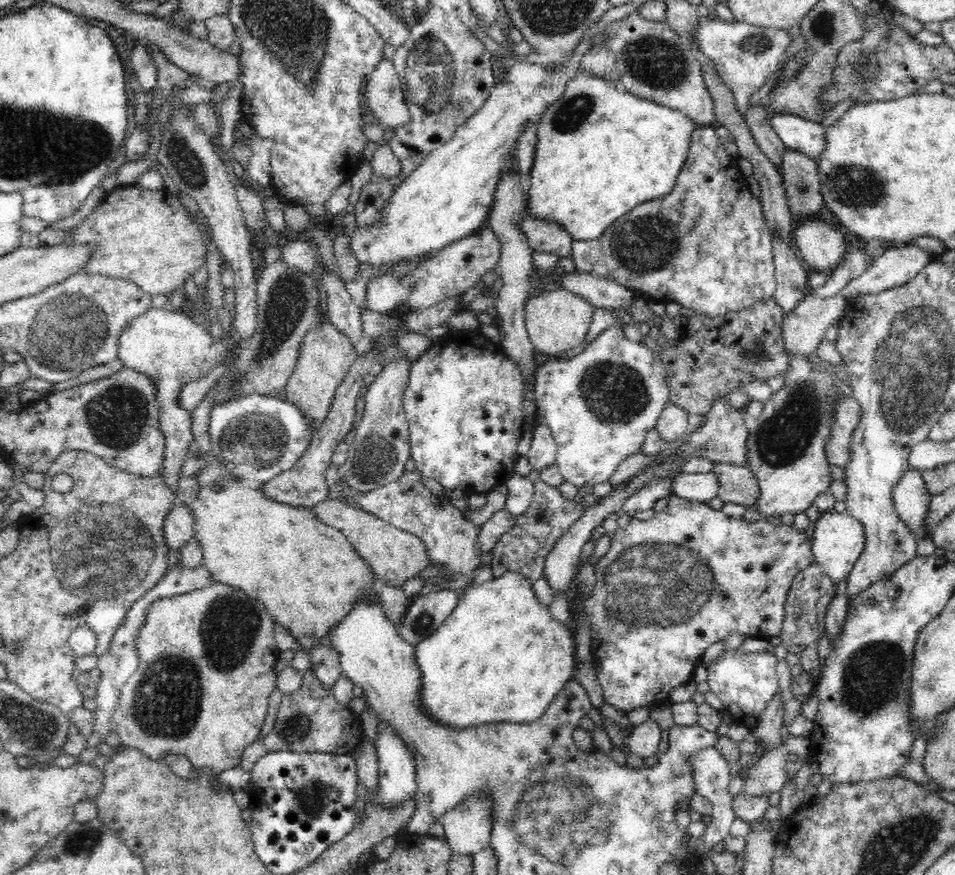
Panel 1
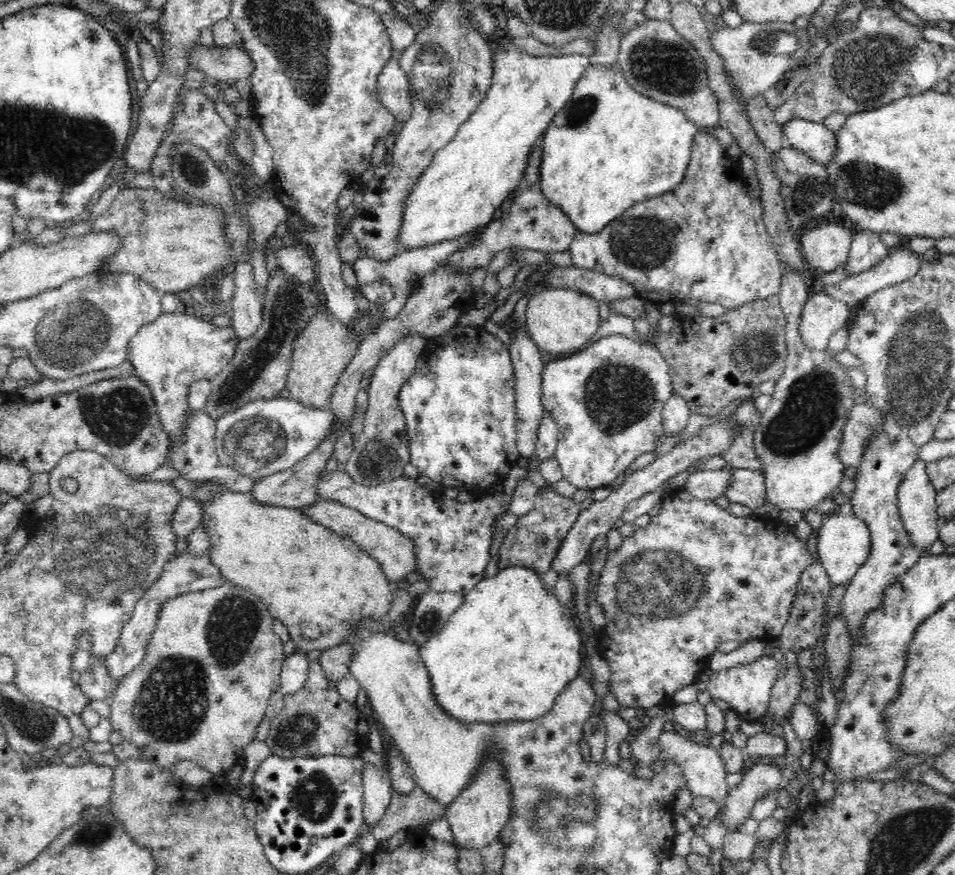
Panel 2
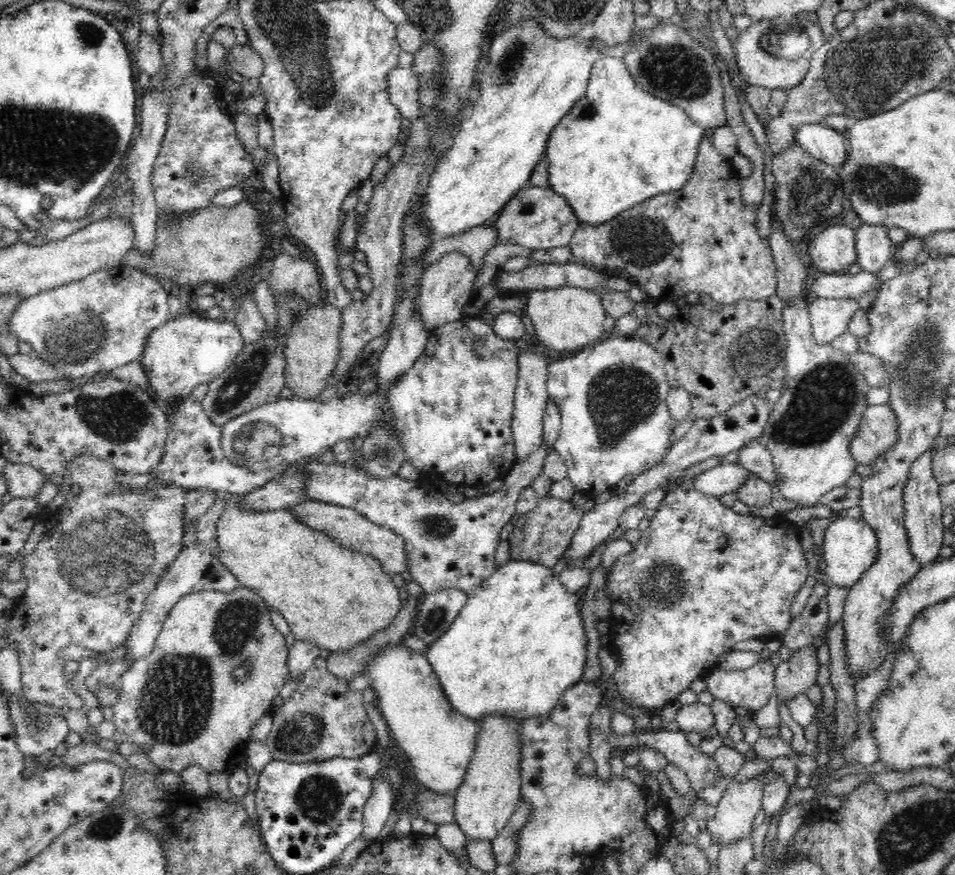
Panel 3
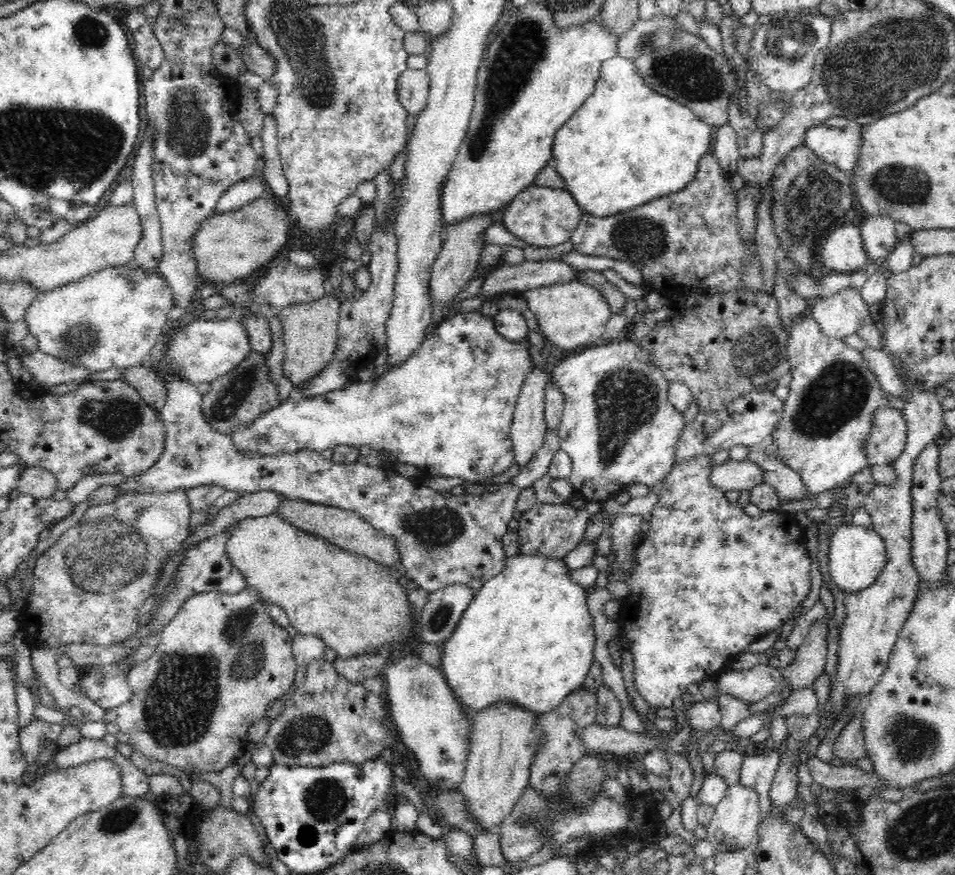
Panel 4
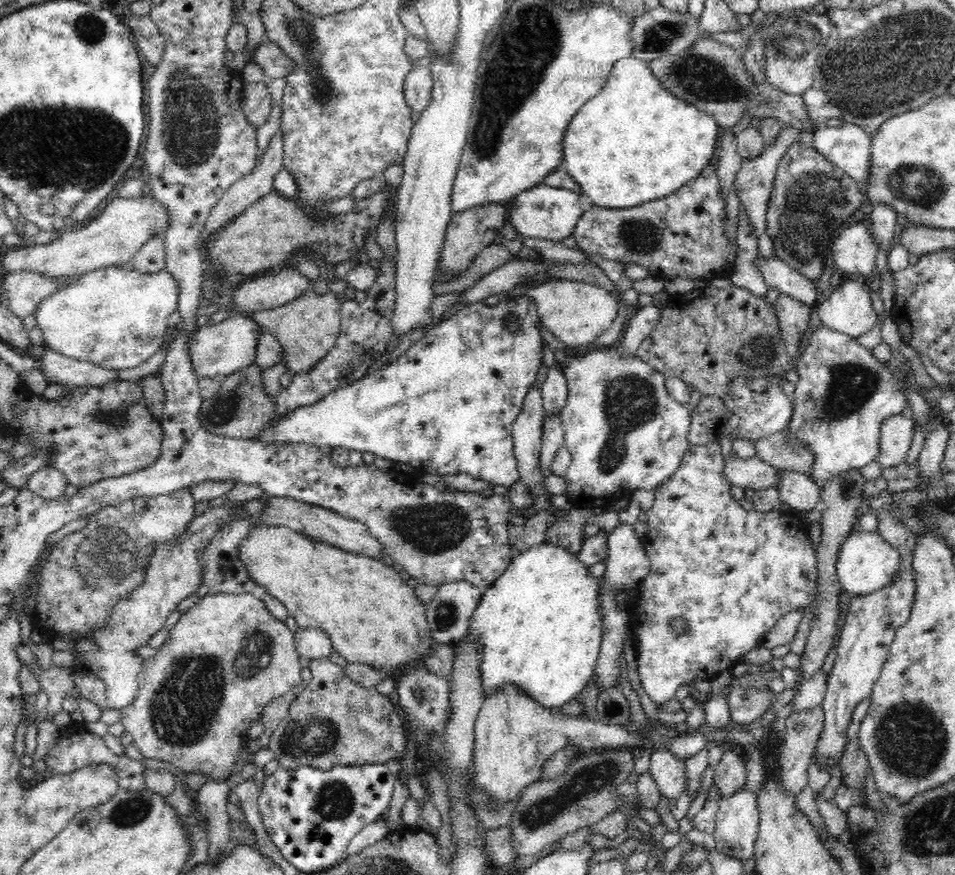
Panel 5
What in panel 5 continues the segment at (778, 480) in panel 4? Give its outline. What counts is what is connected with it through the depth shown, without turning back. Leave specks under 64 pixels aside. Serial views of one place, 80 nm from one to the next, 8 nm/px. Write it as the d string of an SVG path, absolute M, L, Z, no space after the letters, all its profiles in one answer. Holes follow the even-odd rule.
M779 470L777 491L784 503L796 513L803 514L822 503L822 487L809 478L808 474Z

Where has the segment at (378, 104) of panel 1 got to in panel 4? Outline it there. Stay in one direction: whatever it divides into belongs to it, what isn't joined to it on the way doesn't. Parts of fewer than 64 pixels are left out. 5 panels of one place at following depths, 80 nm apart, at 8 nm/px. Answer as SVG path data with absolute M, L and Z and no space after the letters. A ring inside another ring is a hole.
M406 69L398 77L398 100L408 114L418 116L426 108L430 81L427 69Z

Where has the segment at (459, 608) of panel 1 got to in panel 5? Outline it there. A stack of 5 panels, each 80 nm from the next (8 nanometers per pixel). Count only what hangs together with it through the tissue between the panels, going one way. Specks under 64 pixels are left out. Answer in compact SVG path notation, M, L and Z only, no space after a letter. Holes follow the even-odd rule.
M544 541L542 544L533 546L522 553L514 553L504 574L501 574L492 584L484 588L482 598L471 614L467 633L457 645L464 644L466 640L475 640L481 646L482 660L480 660L480 673L482 673L482 689L486 693L486 698L490 697L501 687L510 685L518 687L520 691L524 691L528 697L534 699L534 701L538 702L538 705L542 705L546 709L560 708L572 699L577 699L578 695L595 674L603 639L602 615L600 615L600 606L597 605L597 598L602 594L602 588L600 588L602 581L601 578L590 577L588 575L588 568L590 566L580 563L575 556L576 552L568 552L558 544Z

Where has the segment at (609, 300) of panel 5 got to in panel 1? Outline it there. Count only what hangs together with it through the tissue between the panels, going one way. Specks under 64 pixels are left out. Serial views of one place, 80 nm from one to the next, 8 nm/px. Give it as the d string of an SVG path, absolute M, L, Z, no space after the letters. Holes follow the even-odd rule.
M564 288L529 297L525 306L525 326L535 350L553 356L578 346L589 331L594 309L593 304Z

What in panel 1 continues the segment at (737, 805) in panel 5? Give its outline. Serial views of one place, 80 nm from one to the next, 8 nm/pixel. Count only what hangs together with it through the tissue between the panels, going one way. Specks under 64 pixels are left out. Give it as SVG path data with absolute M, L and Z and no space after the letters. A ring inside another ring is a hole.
M786 746L765 752L756 765L750 766L743 786L747 796L779 793L786 782Z

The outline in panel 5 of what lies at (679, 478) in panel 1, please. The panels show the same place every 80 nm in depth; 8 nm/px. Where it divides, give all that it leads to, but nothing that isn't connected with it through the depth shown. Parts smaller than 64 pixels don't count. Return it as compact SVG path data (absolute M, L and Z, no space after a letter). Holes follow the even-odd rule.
M756 455L749 460L729 458L723 470L723 476L732 486L752 488L755 491L770 487L777 488L780 475L779 470L763 462Z

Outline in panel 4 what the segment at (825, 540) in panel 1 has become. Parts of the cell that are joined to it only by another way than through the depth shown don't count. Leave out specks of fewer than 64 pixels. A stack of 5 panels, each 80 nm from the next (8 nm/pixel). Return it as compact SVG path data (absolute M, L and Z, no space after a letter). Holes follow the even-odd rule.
M848 520L833 530L829 540L830 576L836 586L846 593L858 592L870 586L885 567L887 552L884 541L871 526L856 526Z

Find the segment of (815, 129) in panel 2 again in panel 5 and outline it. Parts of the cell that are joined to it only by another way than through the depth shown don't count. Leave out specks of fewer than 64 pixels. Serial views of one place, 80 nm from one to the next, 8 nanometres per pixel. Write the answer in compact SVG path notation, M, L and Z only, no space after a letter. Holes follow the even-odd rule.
M858 125L819 126L809 141L826 160L863 185L870 178L871 138Z

